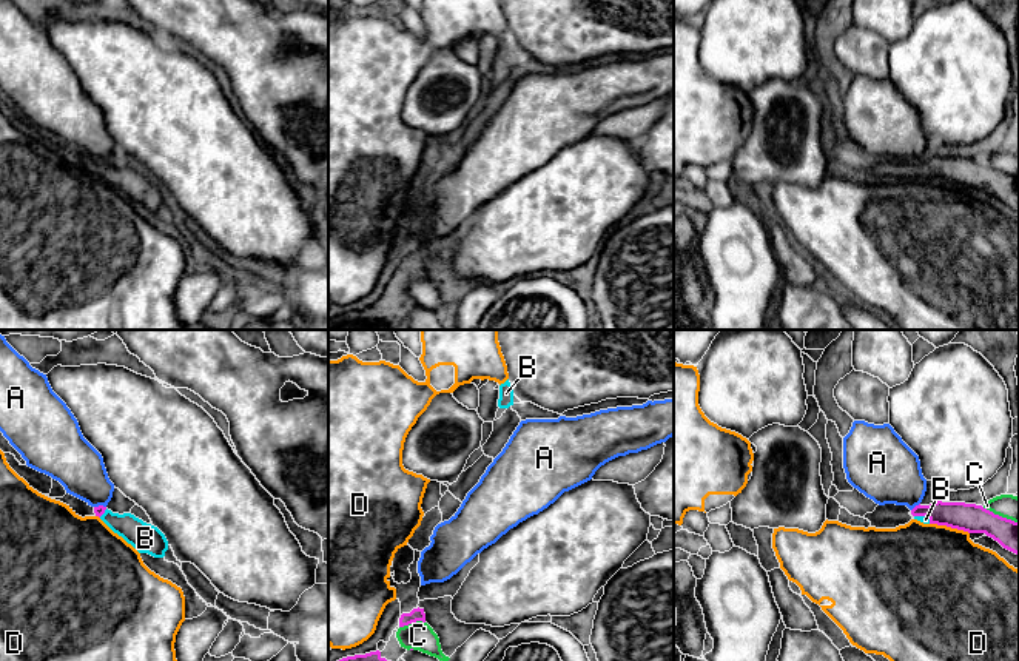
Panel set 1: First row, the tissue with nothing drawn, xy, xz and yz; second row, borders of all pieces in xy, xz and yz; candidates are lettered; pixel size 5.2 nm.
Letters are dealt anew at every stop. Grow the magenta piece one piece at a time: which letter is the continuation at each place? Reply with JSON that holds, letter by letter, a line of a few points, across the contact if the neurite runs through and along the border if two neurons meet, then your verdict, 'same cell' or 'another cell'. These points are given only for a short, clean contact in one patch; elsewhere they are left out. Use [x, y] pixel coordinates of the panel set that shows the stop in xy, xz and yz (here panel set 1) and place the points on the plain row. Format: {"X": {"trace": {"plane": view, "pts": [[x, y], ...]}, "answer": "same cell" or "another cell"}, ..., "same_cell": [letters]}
{"A": {"trace": {"plane": "yz", "pts": [[919, 157], [911, 165]]}, "answer": "another cell"}, "B": {"trace": {"plane": "yz", "pts": [[971, 173], [924, 170], [925, 174]]}, "answer": "same cell"}, "C": {"trace": {"plane": "xz", "pts": [[424, 276], [412, 276], [400, 282]]}, "answer": "another cell"}, "D": {"answer": "another cell"}, "same_cell": ["B"]}

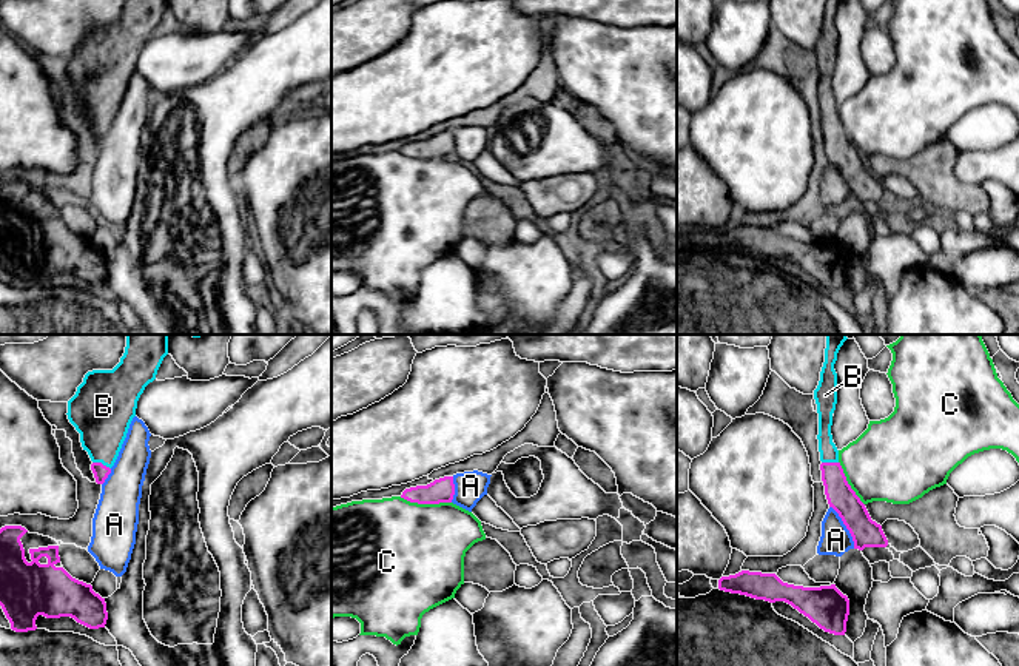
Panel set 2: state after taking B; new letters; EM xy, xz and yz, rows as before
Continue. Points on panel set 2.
{"A": {"answer": "another cell"}, "B": {"answer": "same cell"}, "C": {"answer": "another cell"}, "same_cell": ["B"]}

